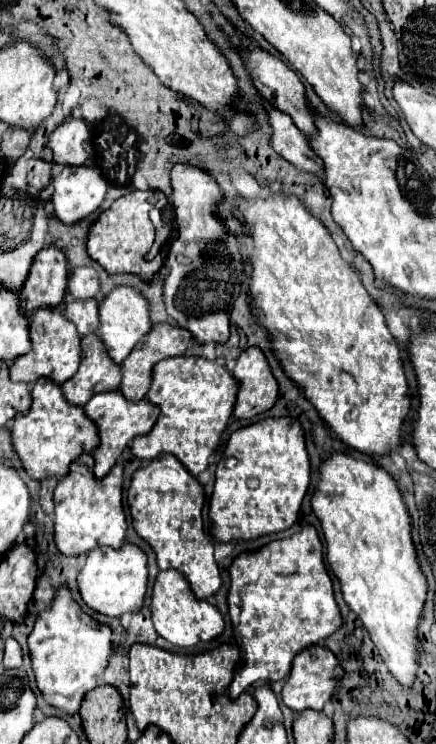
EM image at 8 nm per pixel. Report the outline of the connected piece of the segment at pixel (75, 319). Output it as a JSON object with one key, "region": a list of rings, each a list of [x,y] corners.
{"region":[[[69,300],[65,302],[63,314],[75,324],[81,338],[97,332],[97,300],[89,300],[89,302]]]}

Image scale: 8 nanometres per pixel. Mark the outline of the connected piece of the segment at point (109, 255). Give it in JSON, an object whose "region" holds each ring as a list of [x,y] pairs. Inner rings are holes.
{"region":[[[135,190],[127,196],[117,198],[107,210],[99,214],[99,218],[91,224],[89,236],[87,236],[87,254],[99,262],[107,274],[137,274],[141,280],[153,280],[157,272],[163,266],[163,256],[161,252],[153,260],[143,260],[143,256],[155,246],[157,240],[157,228],[153,226],[149,218],[149,210],[157,208],[159,212],[167,212],[167,198],[159,190]],[[151,200],[155,204],[151,204]]]}

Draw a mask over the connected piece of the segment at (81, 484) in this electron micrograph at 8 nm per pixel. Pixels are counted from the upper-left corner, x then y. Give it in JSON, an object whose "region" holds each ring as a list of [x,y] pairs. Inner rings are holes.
{"region":[[[83,454],[71,466],[71,472],[59,480],[53,500],[55,500],[55,544],[63,556],[81,556],[97,546],[121,548],[125,542],[127,518],[121,504],[123,496],[123,466],[117,464],[109,470],[103,480],[93,476],[93,458]]]}

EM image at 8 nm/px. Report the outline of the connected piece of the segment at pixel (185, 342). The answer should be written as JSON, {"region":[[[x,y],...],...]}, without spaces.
{"region":[[[167,322],[163,324],[155,324],[151,326],[149,334],[145,334],[145,338],[141,338],[137,342],[137,346],[131,350],[131,354],[121,362],[121,372],[123,372],[123,378],[121,378],[121,384],[119,384],[119,390],[121,394],[131,400],[131,402],[139,402],[145,398],[147,390],[149,390],[149,382],[151,382],[151,370],[153,366],[163,360],[163,358],[169,358],[169,356],[181,356],[187,346],[191,344],[191,334],[185,332],[183,328],[179,326],[171,326]]]}

